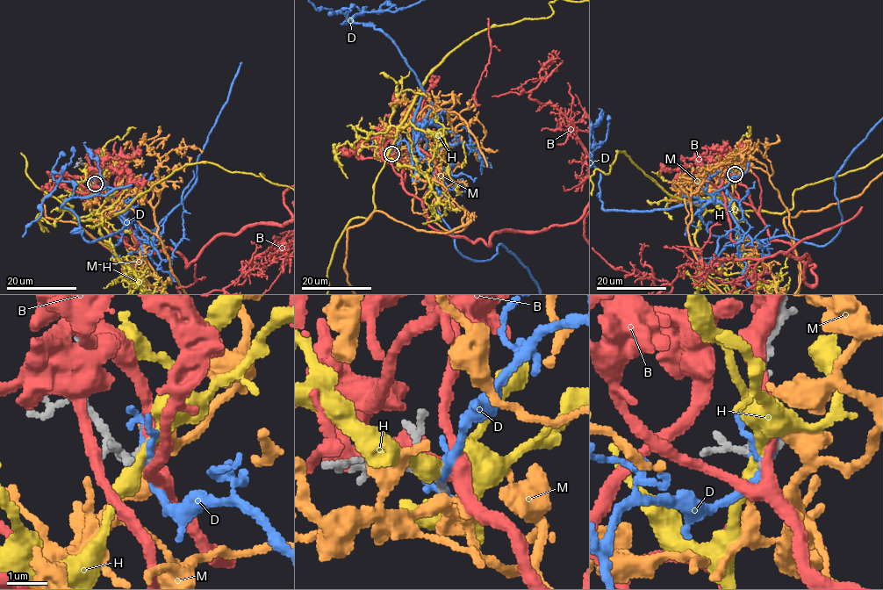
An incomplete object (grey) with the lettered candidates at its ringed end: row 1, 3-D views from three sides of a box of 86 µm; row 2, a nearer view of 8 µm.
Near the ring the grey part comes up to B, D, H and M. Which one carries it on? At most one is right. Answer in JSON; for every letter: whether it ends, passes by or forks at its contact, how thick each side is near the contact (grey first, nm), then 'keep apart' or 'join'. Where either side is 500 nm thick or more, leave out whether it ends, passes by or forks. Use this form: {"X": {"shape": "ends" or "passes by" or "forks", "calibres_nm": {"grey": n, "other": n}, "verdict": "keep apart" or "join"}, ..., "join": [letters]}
{"B": {"shape": "passes by", "calibres_nm": {"grey": 150, "other": 280}, "verdict": "keep apart"}, "D": {"shape": "forks", "calibres_nm": {"grey": 160, "other": 160}, "verdict": "keep apart"}, "H": {"shape": "passes by", "calibres_nm": {"grey": 160, "other": 360}, "verdict": "keep apart"}, "M": {"shape": "passes by", "calibres_nm": {"grey": 120, "other": 440}, "verdict": "keep apart"}, "join": []}

